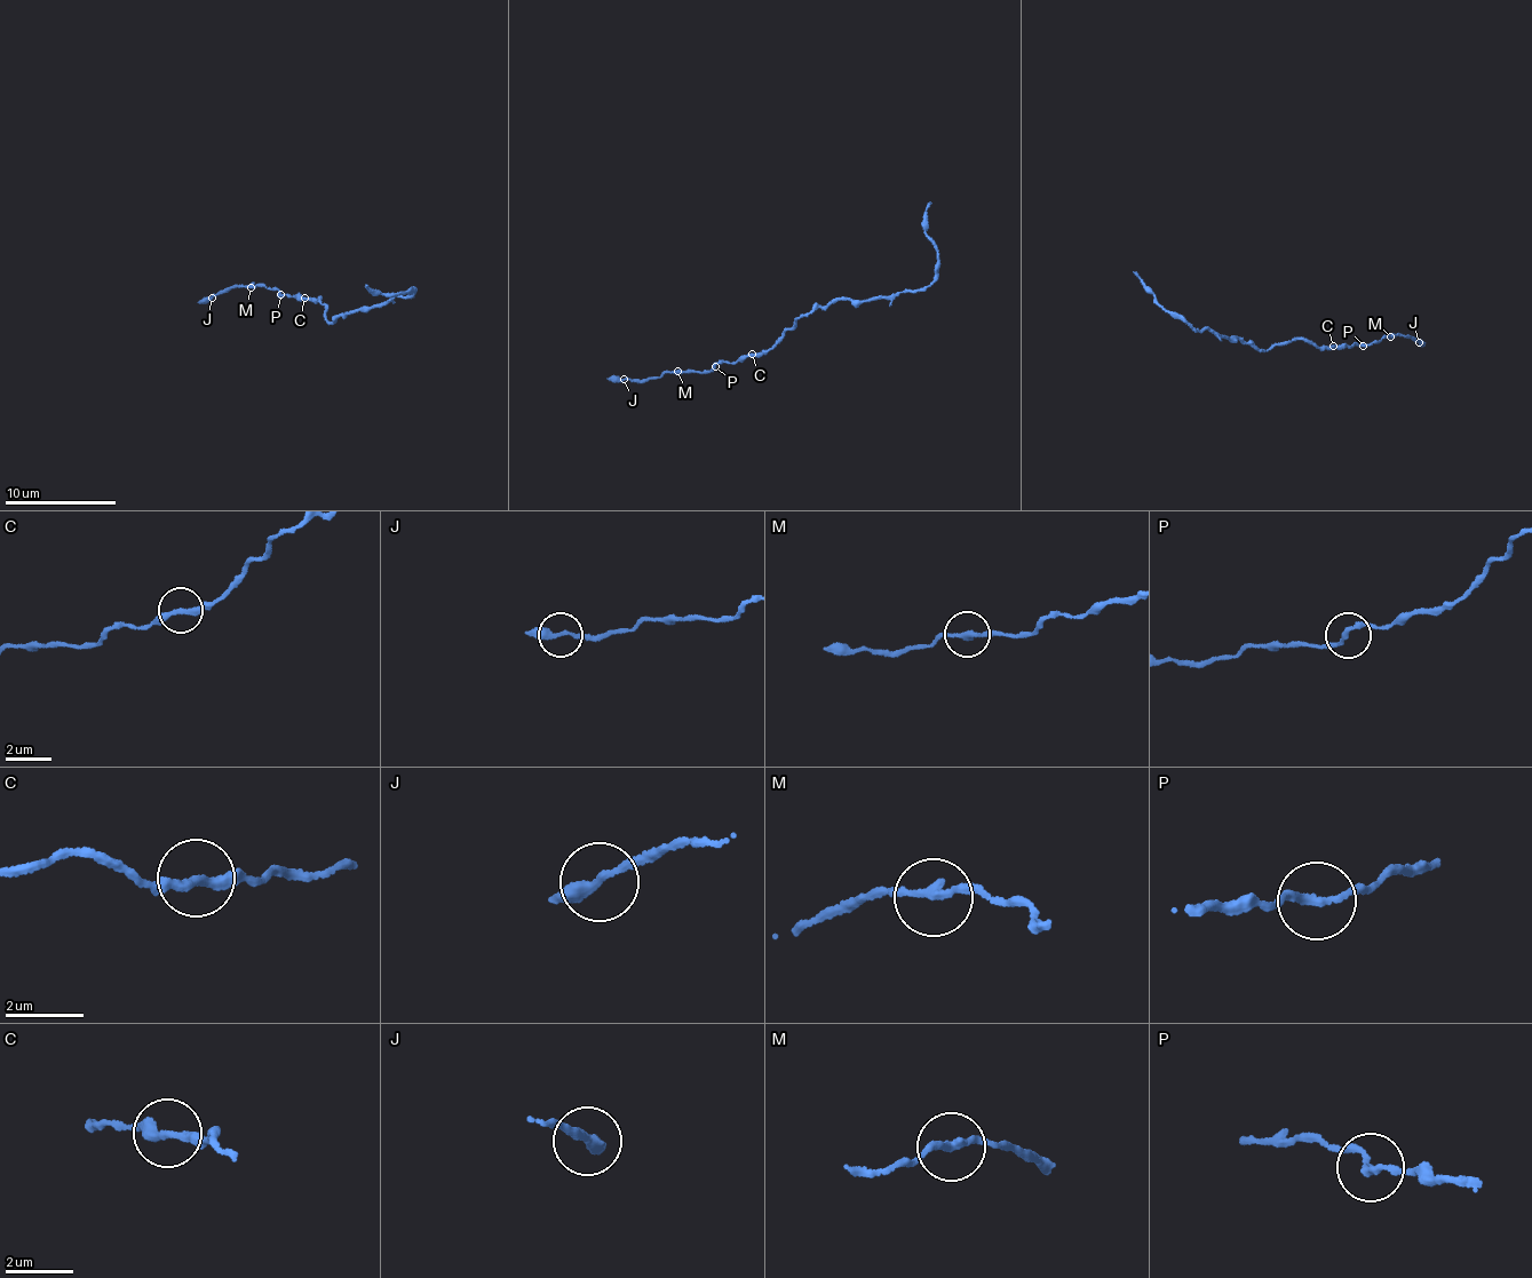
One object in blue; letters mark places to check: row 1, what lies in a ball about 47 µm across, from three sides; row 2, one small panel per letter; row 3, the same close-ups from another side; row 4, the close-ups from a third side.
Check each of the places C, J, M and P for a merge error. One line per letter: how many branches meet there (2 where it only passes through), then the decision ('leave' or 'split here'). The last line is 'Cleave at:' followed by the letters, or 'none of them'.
C: 2 branches meet; split here
J: 2 branches meet; leave
M: 2 branches meet; leave
P: 2 branches meet; leave
Cleave at: C

